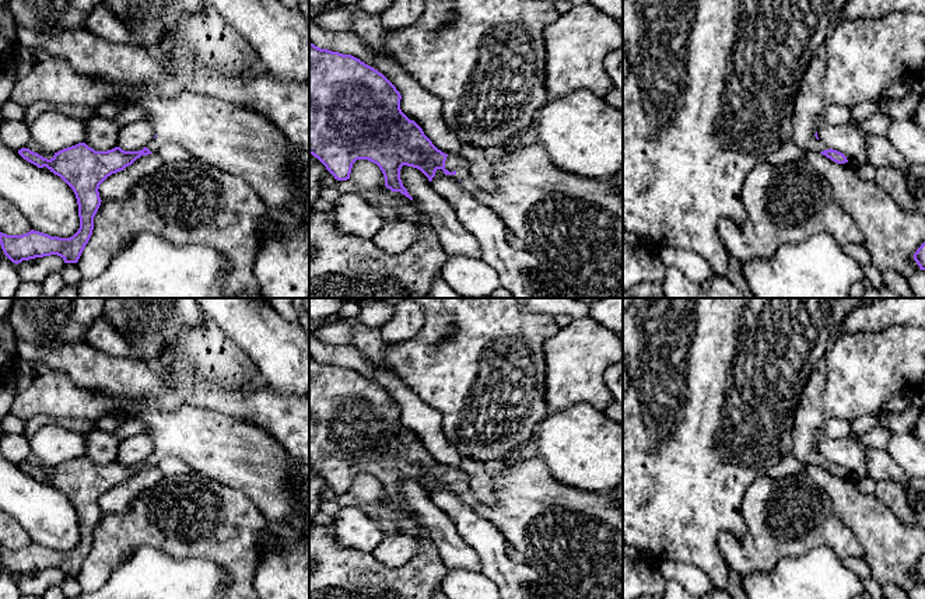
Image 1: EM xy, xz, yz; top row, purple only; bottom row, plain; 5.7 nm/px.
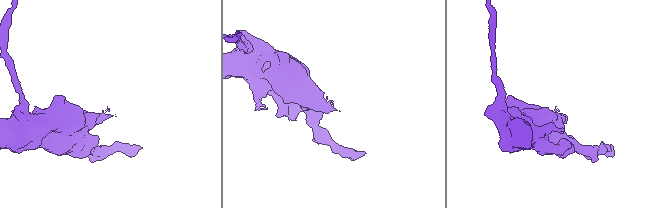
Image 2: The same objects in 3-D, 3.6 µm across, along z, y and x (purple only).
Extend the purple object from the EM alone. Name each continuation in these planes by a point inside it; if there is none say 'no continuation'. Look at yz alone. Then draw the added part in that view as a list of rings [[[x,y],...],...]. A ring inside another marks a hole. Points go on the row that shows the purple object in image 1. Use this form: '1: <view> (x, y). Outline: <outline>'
1: yz (809, 107). Outline: [[[821,50],[810,60],[793,104],[792,125],[796,129],[796,146],[814,153],[830,150],[814,136],[817,127],[826,125],[824,111],[827,105],[820,95],[826,69],[827,60]]]

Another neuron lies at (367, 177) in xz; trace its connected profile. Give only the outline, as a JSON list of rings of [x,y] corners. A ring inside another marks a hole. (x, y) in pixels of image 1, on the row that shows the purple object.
[[[357,160],[353,164],[350,181],[357,188],[355,195],[371,204],[379,213],[383,223],[402,221],[396,216],[396,210],[413,202],[400,192],[388,189],[382,171],[368,160]]]

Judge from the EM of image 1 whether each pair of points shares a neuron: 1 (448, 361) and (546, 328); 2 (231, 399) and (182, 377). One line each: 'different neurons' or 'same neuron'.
1: same neuron
2: same neuron

